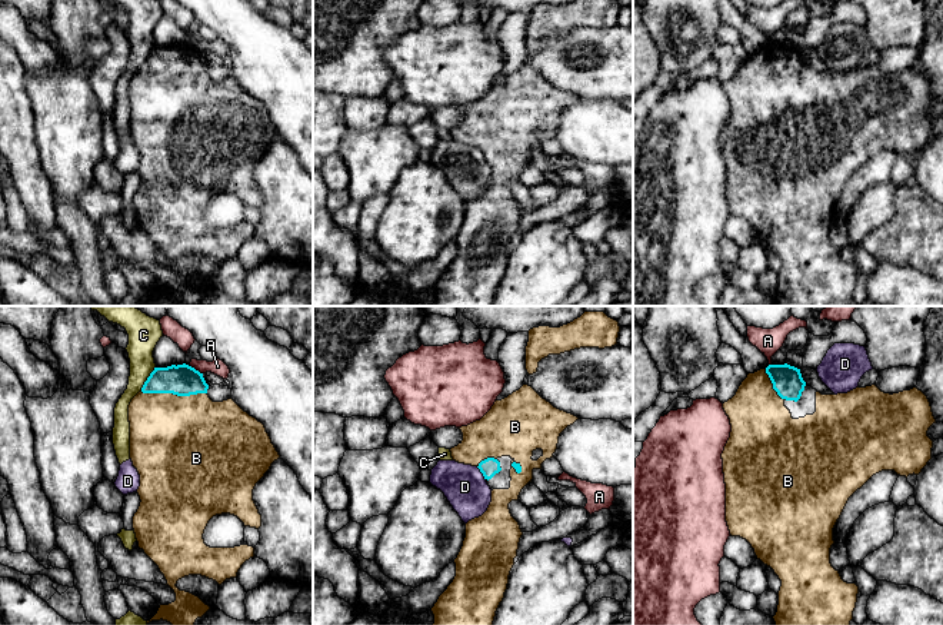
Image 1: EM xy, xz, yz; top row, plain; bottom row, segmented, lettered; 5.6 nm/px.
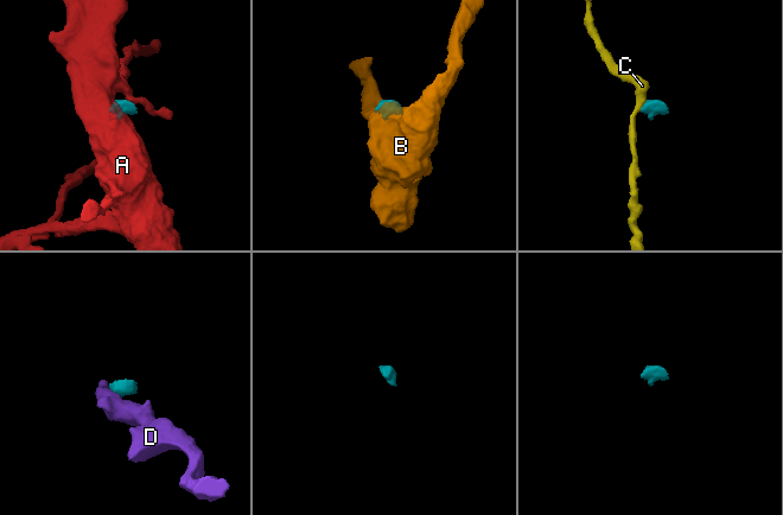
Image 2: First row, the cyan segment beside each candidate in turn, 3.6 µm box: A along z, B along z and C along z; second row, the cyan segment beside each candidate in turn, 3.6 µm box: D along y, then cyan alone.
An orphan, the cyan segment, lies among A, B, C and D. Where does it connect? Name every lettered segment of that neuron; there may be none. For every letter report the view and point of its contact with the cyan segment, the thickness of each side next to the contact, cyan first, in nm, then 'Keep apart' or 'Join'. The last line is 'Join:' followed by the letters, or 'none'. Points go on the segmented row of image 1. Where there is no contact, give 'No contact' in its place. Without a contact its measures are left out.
A: Touches cyan at xy (193, 368). Thickness 180 nm (cyan) against 90 nm. Keep apart
B: Touches cyan at xy (175, 394). Thickness 180 nm (cyan) against 480 nm. Join
C: Touches cyan at xy (147, 379). Thickness 180 nm (cyan) against 180 nm. Keep apart
D: Touches cyan at xz (482, 472). Thickness 100 nm (cyan) against 240 nm. Keep apart
Join: B

